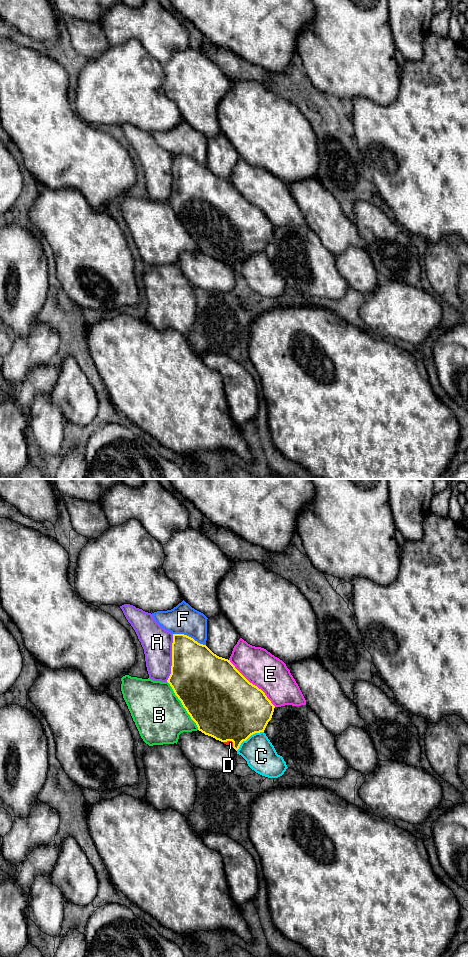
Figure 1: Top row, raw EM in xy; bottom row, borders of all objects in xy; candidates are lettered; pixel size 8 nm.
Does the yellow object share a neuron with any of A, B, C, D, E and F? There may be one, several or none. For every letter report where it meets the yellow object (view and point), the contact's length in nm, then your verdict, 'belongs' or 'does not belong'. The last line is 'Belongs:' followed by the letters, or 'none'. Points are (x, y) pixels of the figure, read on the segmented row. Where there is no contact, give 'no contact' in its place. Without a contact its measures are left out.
A: meets yellow in xy at (172, 658); contact 380 nm long; does not belong
B: meets yellow in xy at (182, 704); contact 460 nm long; does not belong
C: meets yellow in xy at (248, 737); contact 280 nm long; does not belong
D: meets yellow in xy at (230, 740); contact 100 nm long; belongs
E: meets yellow in xy at (251, 683); contact 550 nm long; does not belong
F: meets yellow in xy at (188, 636); contact 280 nm long; does not belong
Belongs: D

